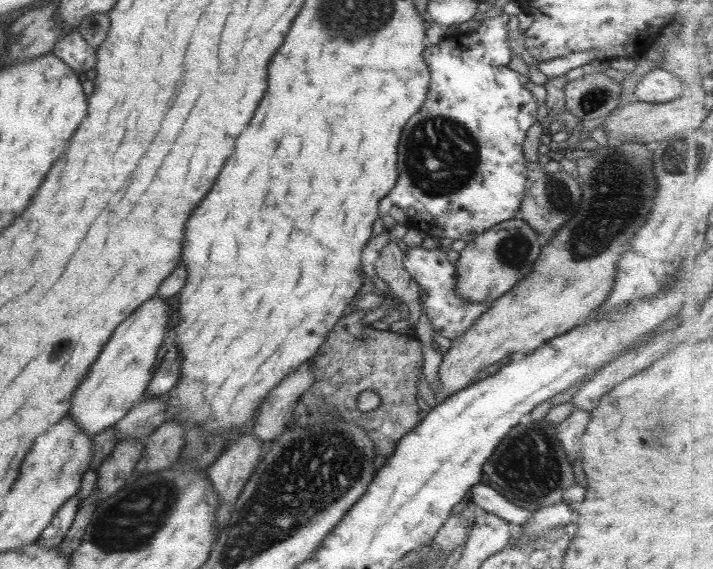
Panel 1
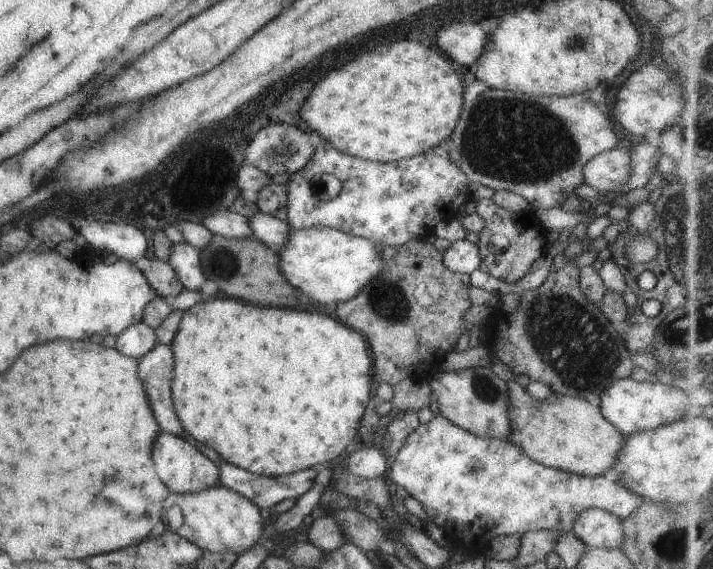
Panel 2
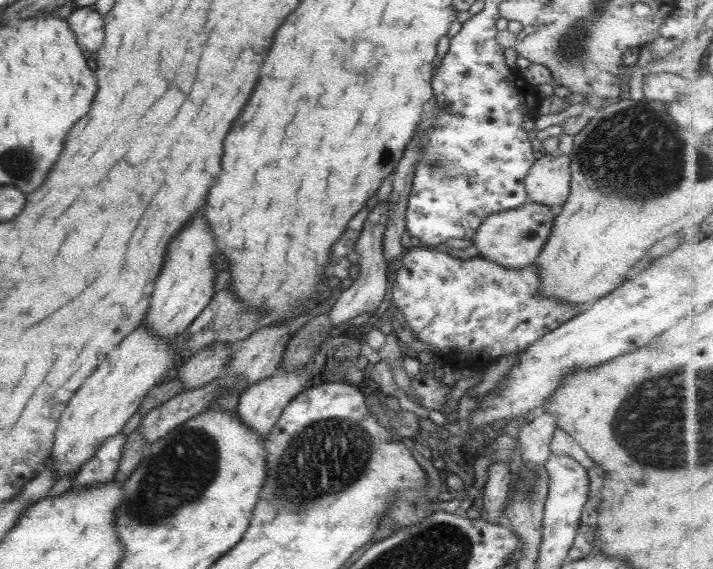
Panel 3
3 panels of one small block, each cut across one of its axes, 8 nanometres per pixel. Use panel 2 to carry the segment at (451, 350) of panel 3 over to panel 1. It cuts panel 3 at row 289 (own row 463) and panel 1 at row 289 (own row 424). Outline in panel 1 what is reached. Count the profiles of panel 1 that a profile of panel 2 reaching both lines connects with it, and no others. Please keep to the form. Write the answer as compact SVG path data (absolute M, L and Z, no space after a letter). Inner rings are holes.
M419 246L403 247L402 264L419 287L420 308L434 334L455 340L462 332L469 330L473 323L490 307L491 303L472 303L459 298L454 291L457 284L456 266L447 261L446 249L425 249Z

